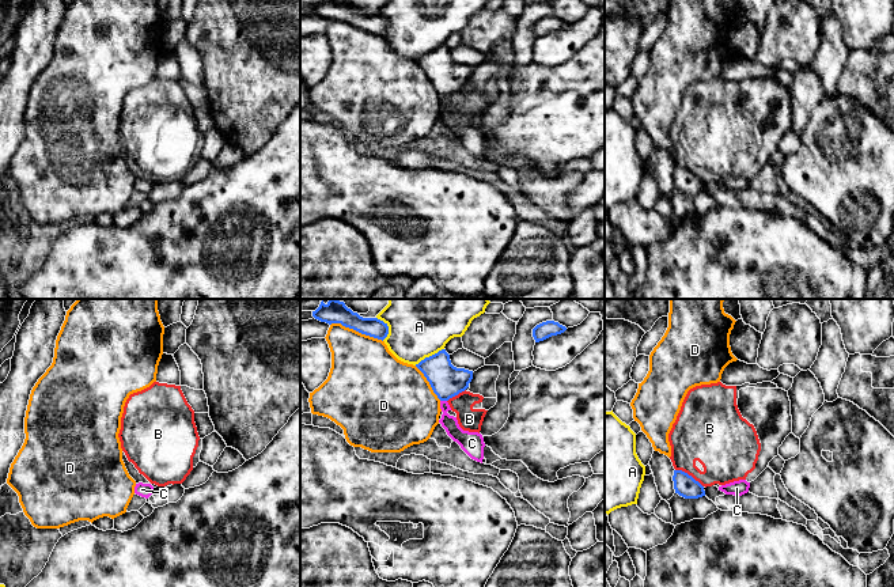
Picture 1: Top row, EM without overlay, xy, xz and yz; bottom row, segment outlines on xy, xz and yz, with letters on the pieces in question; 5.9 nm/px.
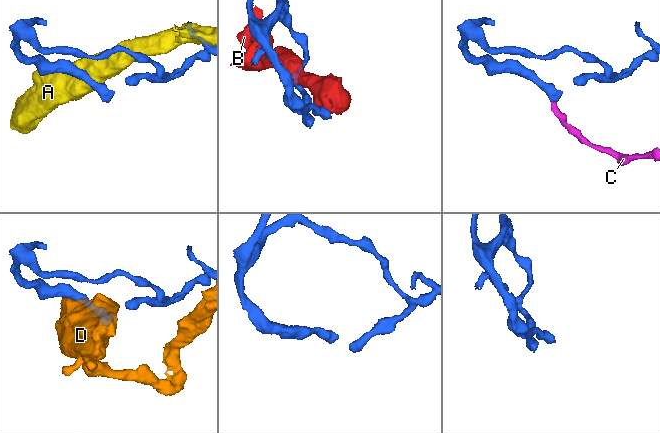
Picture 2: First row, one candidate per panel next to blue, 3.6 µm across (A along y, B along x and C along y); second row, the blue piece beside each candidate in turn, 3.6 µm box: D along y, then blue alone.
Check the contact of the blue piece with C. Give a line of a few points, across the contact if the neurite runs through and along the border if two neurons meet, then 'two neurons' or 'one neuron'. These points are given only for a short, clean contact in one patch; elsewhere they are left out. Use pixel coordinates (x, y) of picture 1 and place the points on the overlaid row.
one neuron

